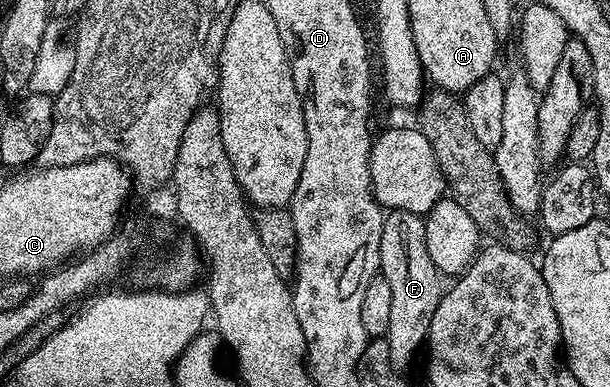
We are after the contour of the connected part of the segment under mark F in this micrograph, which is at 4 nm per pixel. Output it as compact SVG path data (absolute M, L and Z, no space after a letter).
M391 210L383 217L380 232L380 276L388 280L388 288L392 288L392 313L388 316L388 328L384 335L390 345L390 362L395 370L405 371L405 366L418 354L418 349L427 345L430 337L432 316L440 304L444 293L443 275L432 262L425 243L425 221L417 214L408 214L404 210Z

